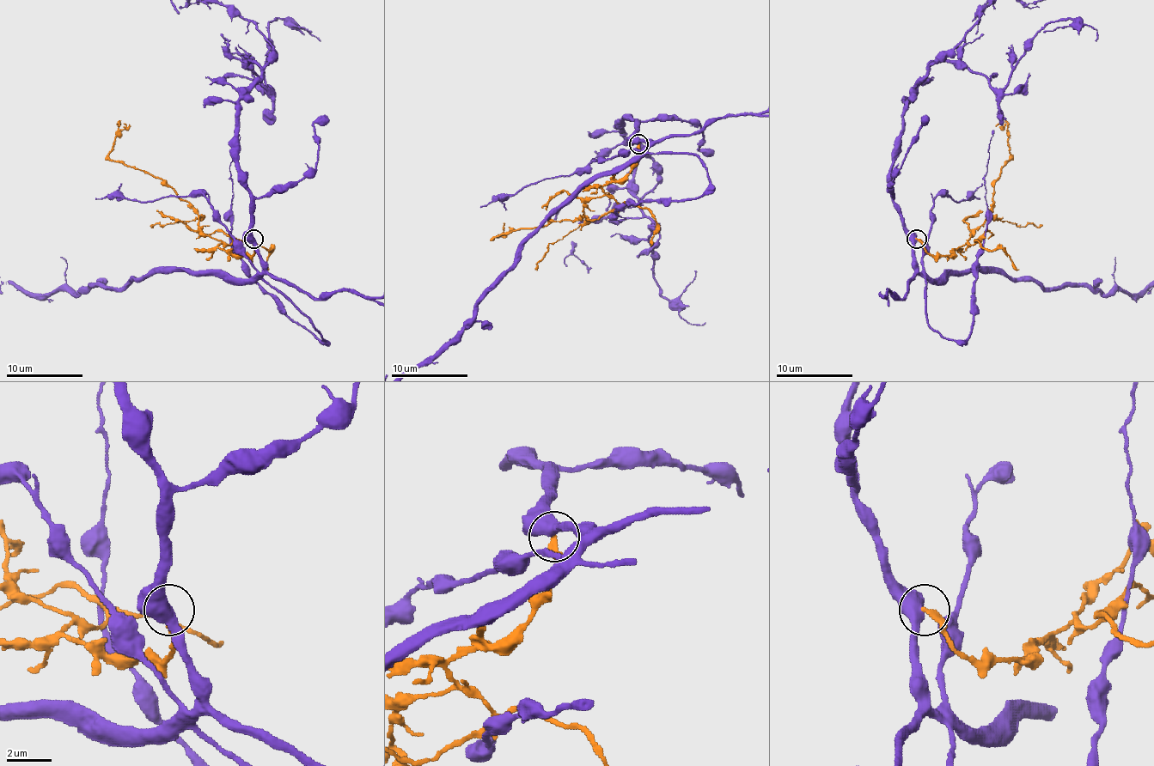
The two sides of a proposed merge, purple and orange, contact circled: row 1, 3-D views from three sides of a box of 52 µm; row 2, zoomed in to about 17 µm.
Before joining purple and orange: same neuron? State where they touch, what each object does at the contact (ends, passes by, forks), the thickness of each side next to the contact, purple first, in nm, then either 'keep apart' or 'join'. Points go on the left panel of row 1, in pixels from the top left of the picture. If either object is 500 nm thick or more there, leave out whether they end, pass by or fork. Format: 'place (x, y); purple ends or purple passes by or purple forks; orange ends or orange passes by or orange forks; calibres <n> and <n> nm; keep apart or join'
place (253, 239); calibres 500 and 260 nm; keep apart

